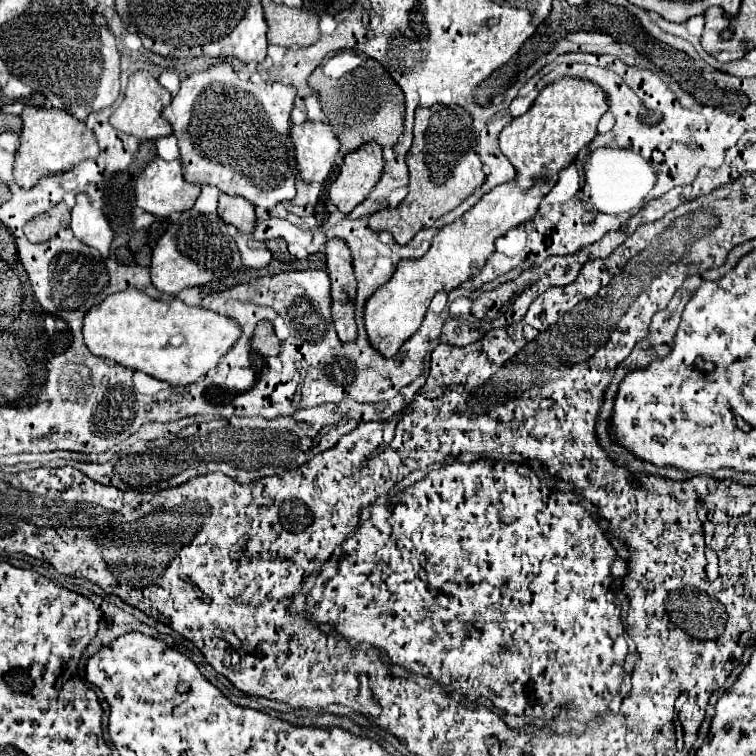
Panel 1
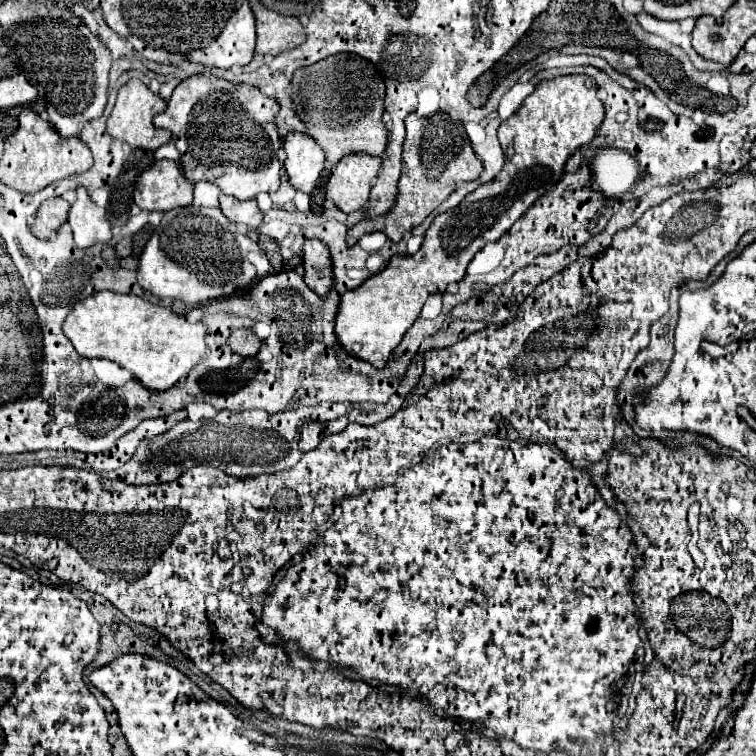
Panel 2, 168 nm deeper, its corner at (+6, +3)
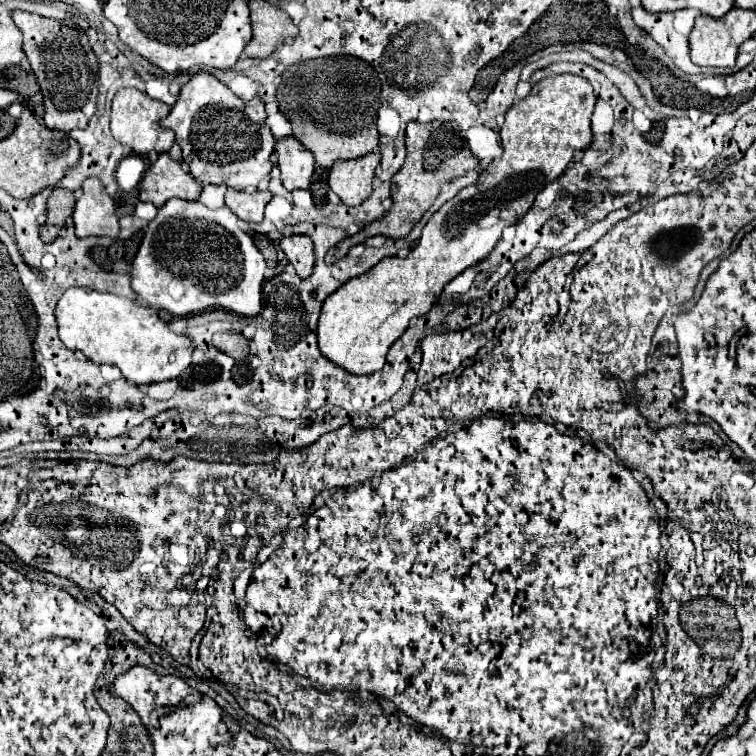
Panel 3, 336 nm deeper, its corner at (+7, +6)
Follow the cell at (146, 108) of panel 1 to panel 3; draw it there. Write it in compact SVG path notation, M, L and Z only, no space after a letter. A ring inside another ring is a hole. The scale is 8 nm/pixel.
M122 87L112 99L112 113L110 113L110 129L116 141L128 145L136 155L148 155L150 151L166 153L174 143L174 133L160 127L160 119L170 113L170 107L162 101L148 97L144 91L136 87Z

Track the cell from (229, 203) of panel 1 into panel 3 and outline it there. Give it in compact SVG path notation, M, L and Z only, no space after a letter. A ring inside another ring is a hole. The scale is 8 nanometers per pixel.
M226 191L226 207L232 209L236 217L240 217L246 223L262 223L264 219L264 207L272 199L270 191Z

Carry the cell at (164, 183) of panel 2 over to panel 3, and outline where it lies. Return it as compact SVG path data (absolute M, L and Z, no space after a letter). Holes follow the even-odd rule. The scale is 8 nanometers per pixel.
M168 153L160 155L140 181L140 201L152 201L156 207L162 207L172 197L198 199L200 191L202 183L198 183L180 161L170 159Z

